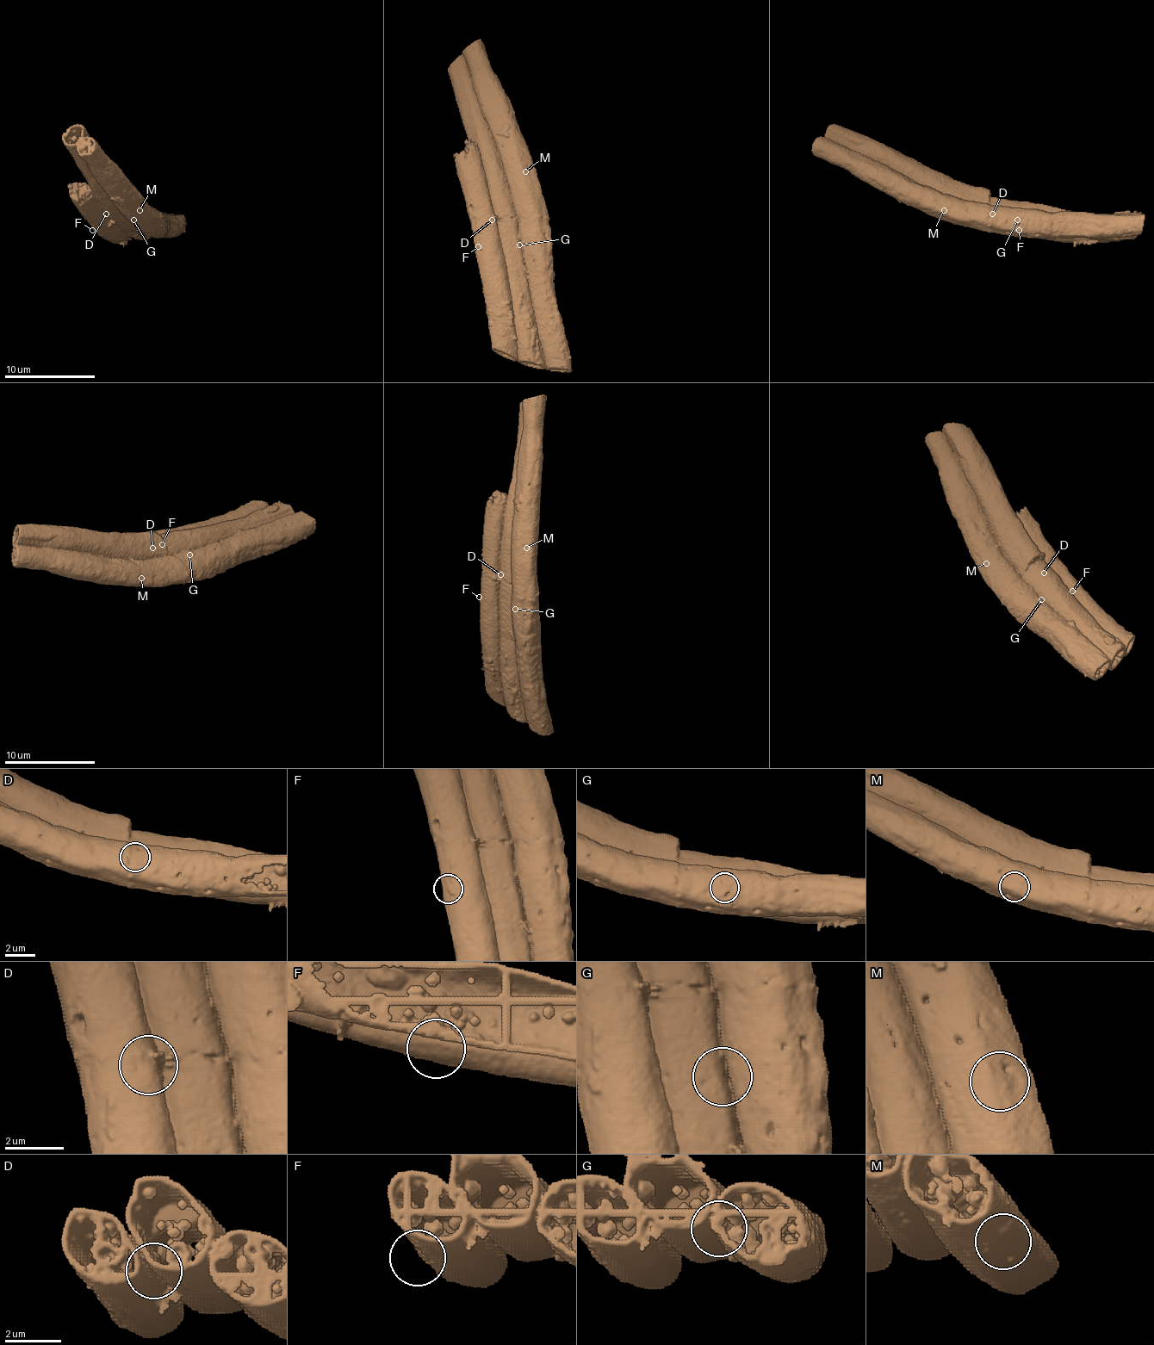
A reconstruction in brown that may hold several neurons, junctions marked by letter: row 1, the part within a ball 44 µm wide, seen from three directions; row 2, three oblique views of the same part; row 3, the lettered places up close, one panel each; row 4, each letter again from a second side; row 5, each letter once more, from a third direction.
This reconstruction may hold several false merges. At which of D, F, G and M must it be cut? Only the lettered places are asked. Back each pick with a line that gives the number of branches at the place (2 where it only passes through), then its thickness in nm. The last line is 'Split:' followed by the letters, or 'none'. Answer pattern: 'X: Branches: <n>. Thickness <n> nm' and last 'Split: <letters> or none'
D: Branches: 1. Thickness 1300 nm
G: Branches: 1. Thickness 1350 nm
Split: D, G

